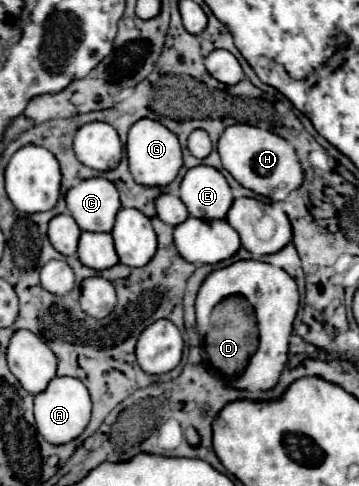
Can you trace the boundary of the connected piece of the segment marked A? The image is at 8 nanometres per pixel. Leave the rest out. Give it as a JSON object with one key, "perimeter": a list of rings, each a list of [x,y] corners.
{"perimeter":[[[56,376],[56,378],[52,378],[52,382],[48,384],[48,390],[44,390],[44,394],[34,396],[36,428],[44,436],[44,440],[54,446],[68,444],[70,440],[78,438],[90,422],[90,410],[92,410],[90,394],[78,378]]]}

